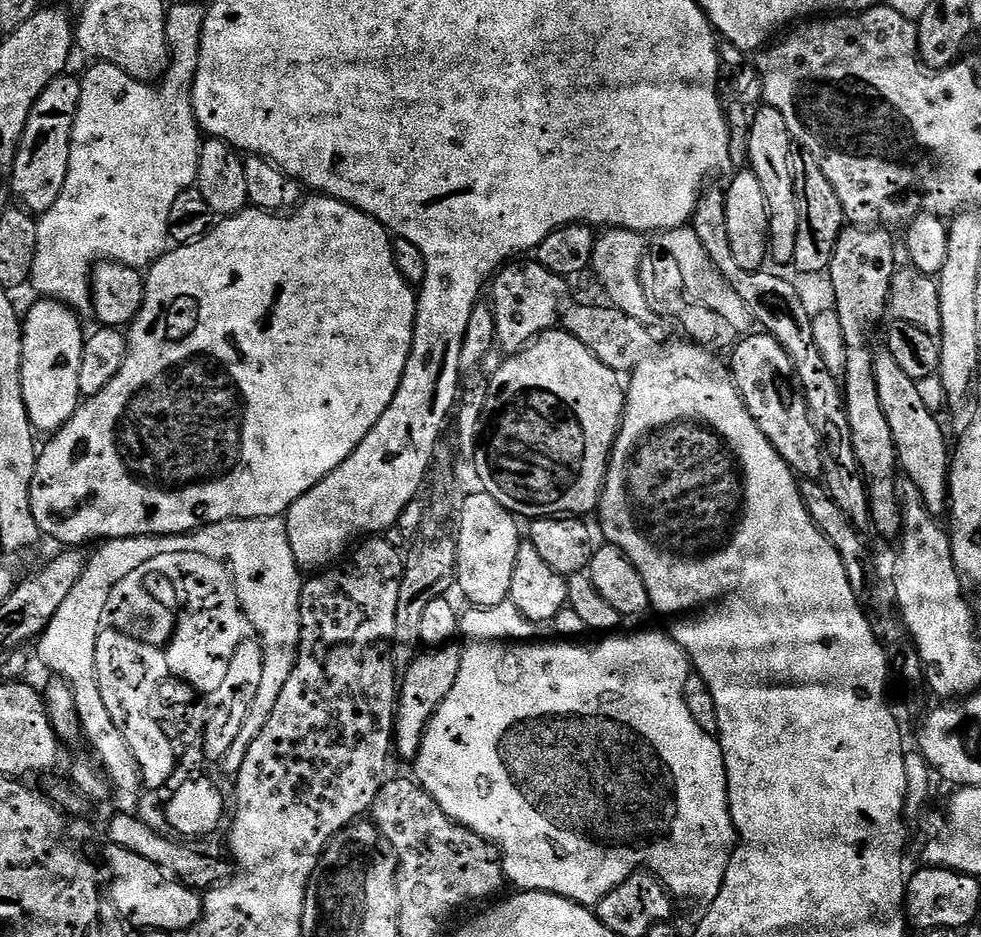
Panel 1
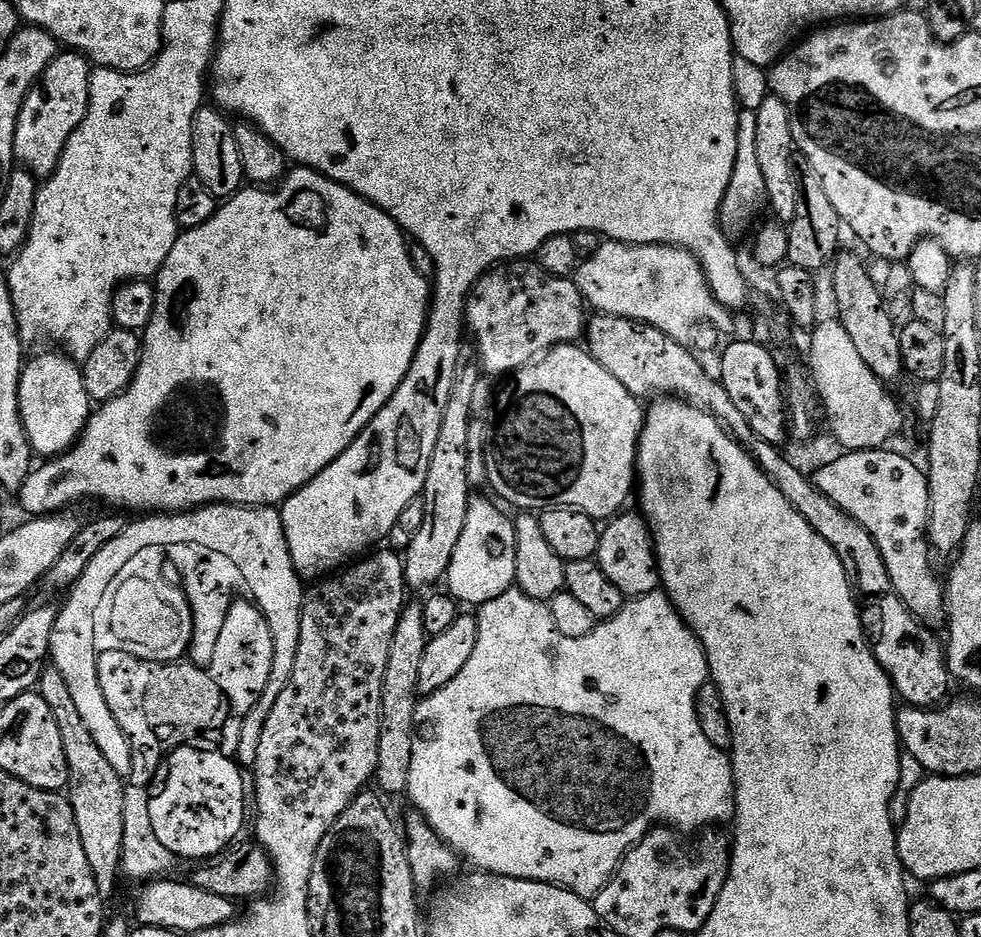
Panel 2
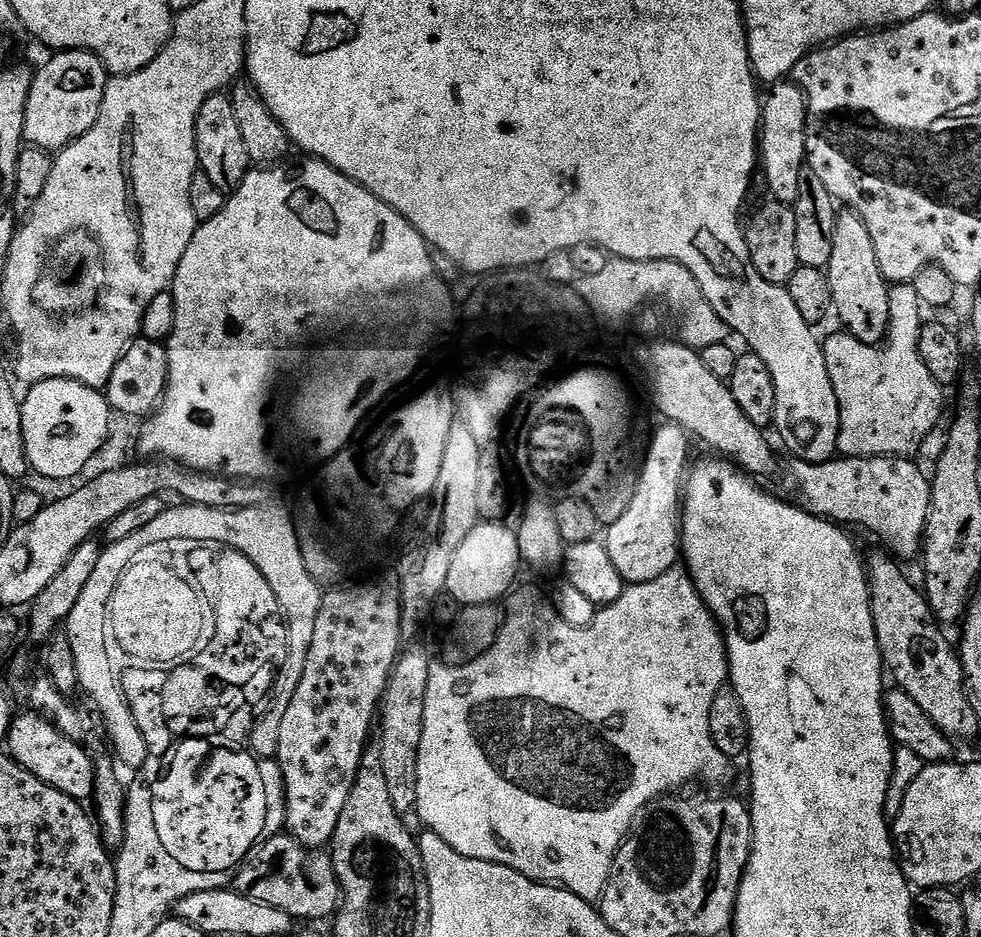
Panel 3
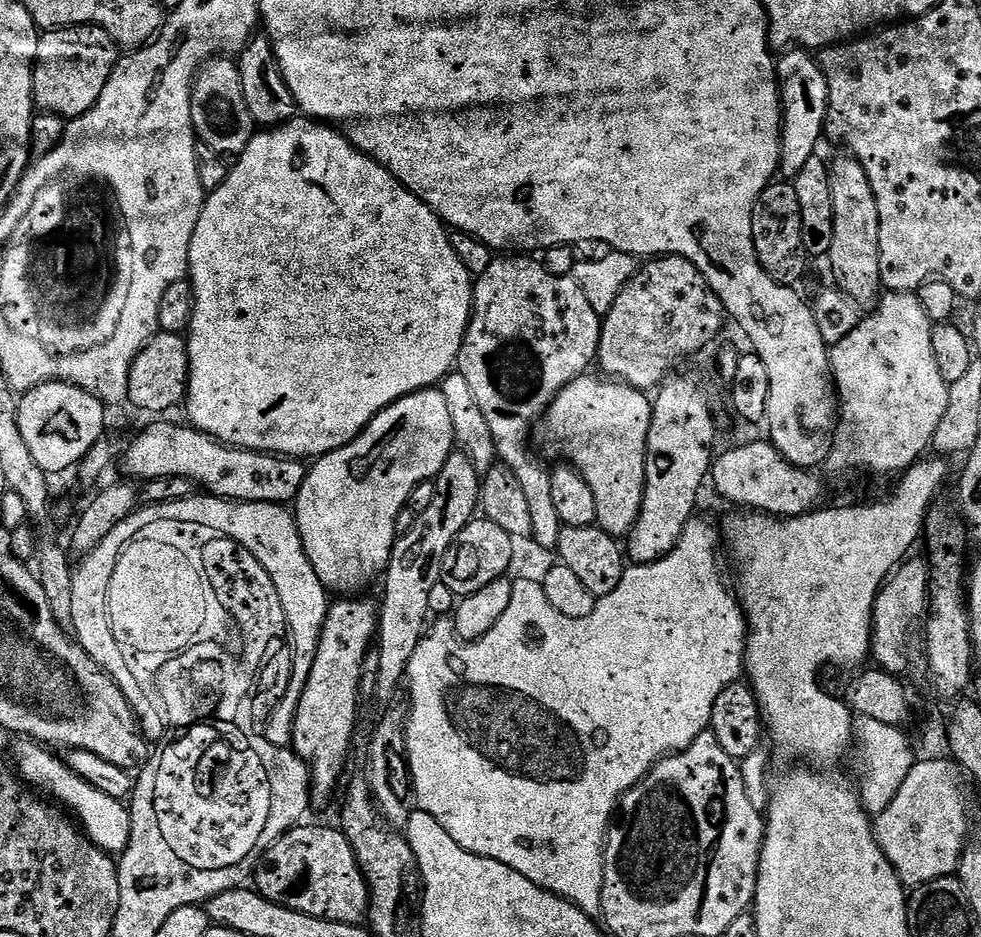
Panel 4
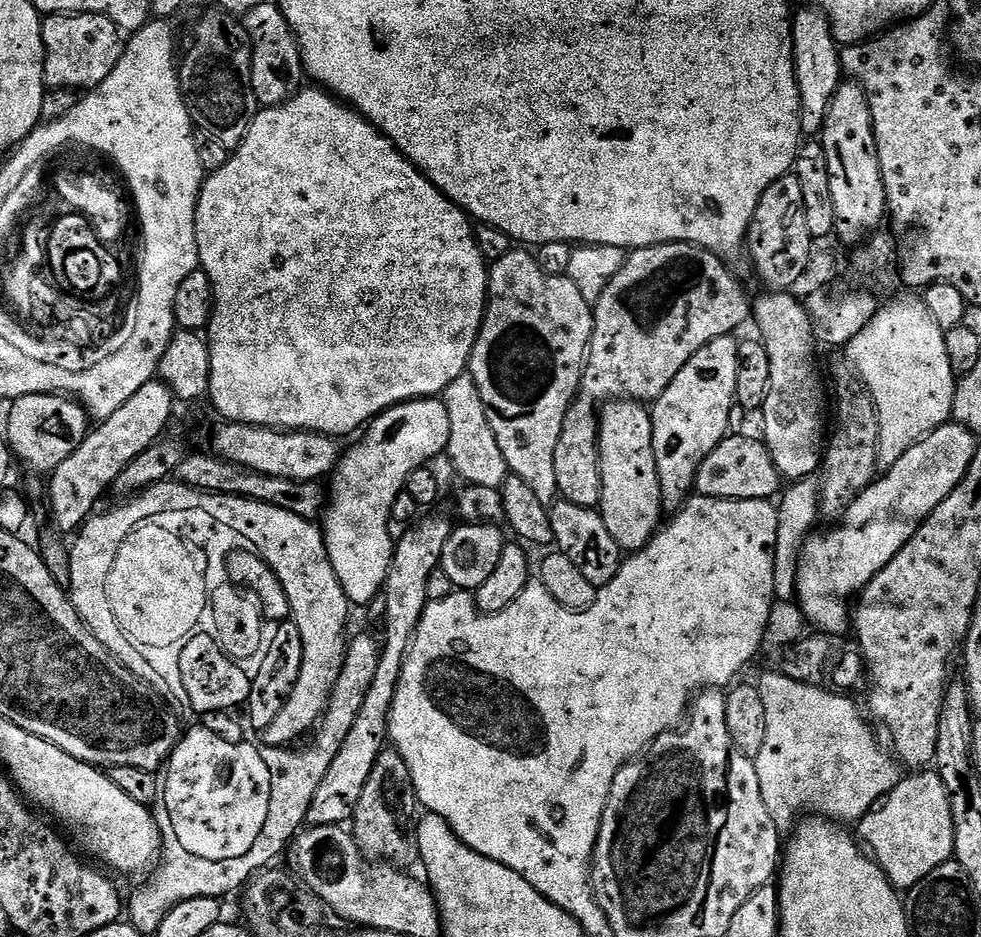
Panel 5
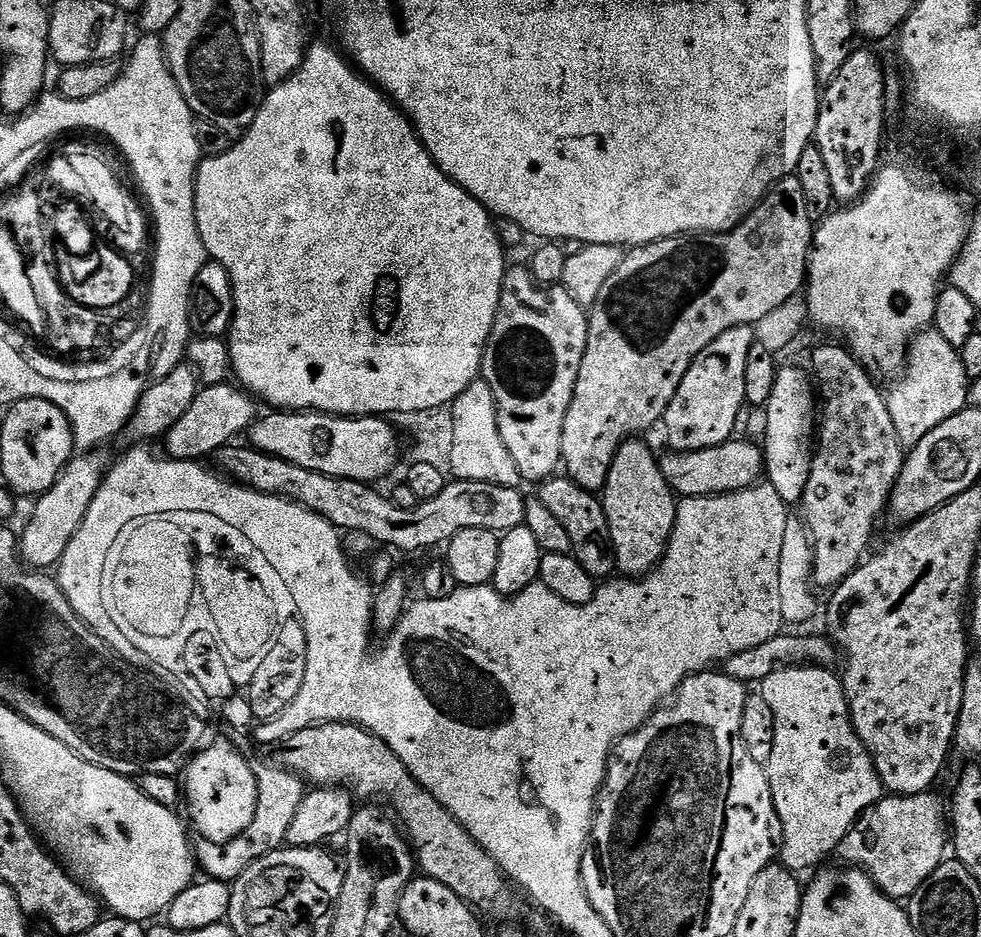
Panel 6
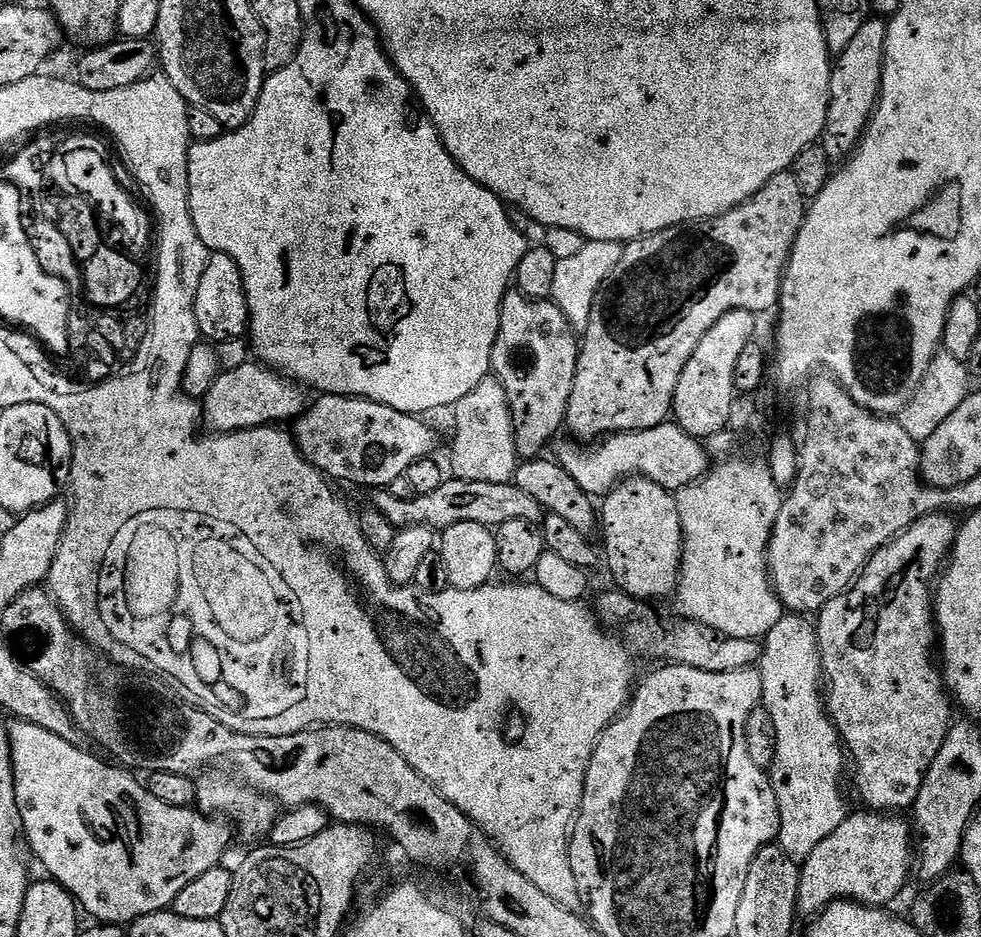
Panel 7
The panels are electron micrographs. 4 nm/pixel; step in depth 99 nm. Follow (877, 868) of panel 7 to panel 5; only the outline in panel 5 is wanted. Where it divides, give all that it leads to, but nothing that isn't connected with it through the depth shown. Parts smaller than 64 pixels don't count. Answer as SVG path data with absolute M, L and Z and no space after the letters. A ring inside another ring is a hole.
M920 770L905 775L881 803L860 819L858 828L859 839L897 890L907 890L922 882L926 874L953 859L956 850L950 798L935 770Z

